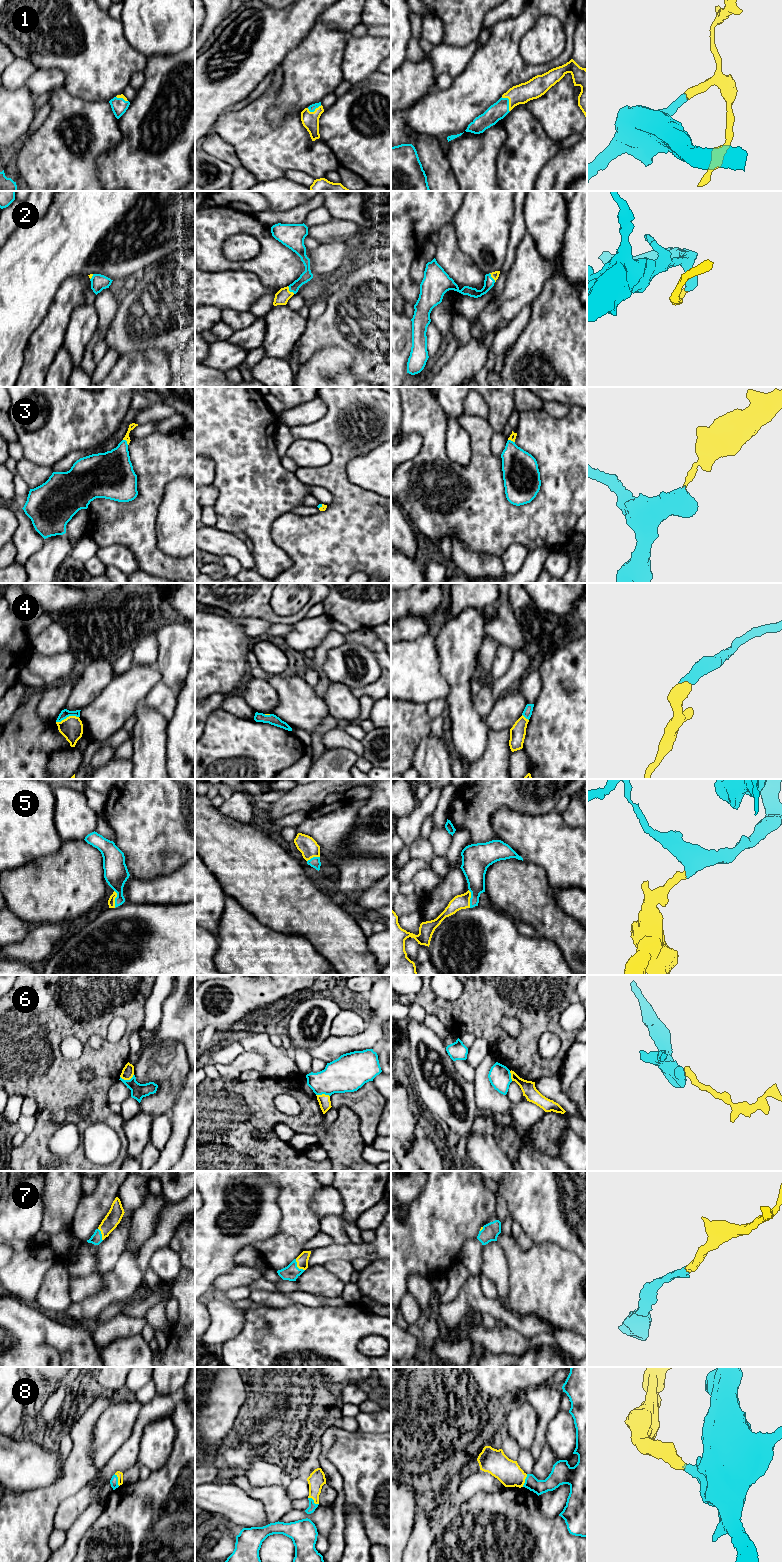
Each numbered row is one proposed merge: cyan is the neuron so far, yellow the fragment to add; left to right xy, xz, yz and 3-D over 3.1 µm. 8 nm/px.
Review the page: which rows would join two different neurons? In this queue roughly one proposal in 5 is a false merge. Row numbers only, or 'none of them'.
6

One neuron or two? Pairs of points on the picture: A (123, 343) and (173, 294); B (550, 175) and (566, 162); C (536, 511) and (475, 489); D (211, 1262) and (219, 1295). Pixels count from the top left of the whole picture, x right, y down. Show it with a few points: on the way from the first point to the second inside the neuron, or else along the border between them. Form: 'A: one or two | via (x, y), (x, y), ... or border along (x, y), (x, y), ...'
A: one | via (135, 331), (161, 306)
B: one | via (554, 173), (562, 166)
C: one | via (521, 512), (498, 512), (490, 504)
D: two | border along (212, 1290), (209, 1293)

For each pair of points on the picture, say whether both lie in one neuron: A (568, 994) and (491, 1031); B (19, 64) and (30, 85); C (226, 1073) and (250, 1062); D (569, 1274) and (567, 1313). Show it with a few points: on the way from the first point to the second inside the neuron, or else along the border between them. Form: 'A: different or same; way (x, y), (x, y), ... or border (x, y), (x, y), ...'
A: same; way (547, 993), (520, 993), (503, 1010)
B: different; border (37, 68), (23, 86)
C: same; way (232, 1072), (244, 1062)
D: same; way (567, 1284), (567, 1303)

